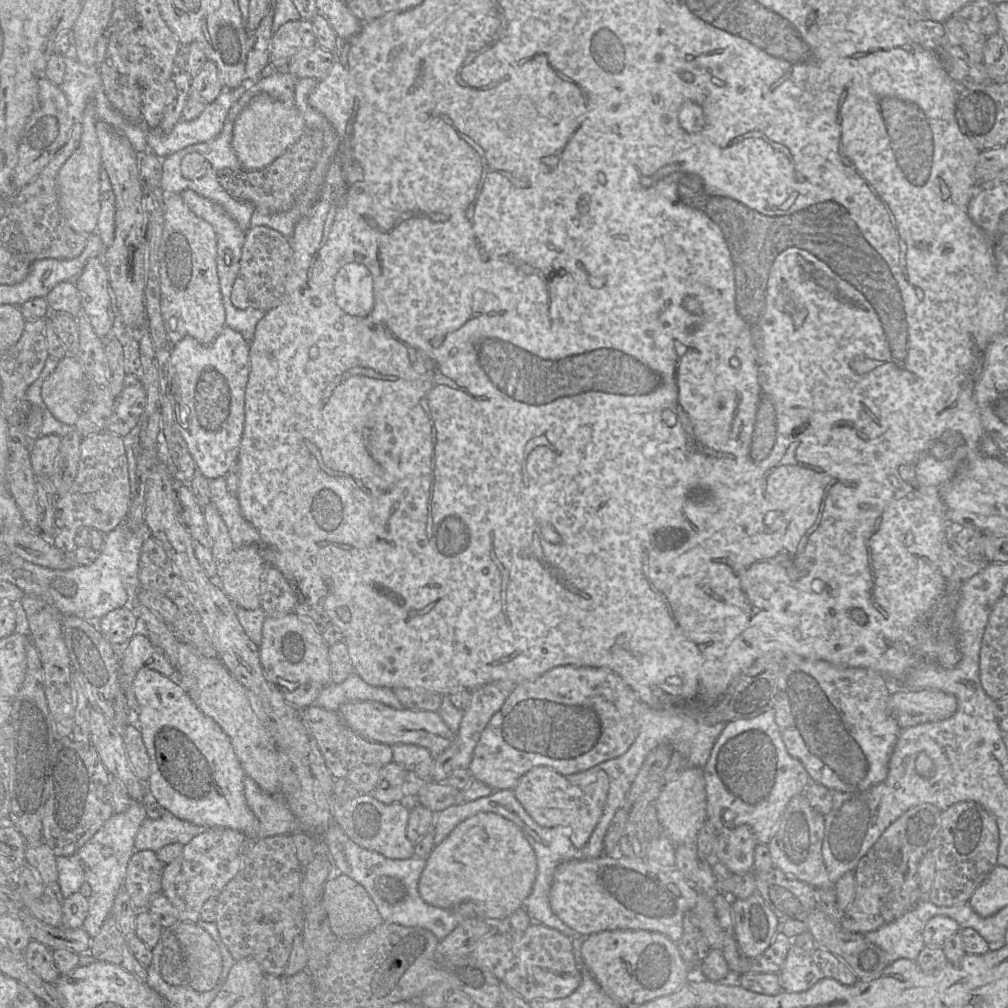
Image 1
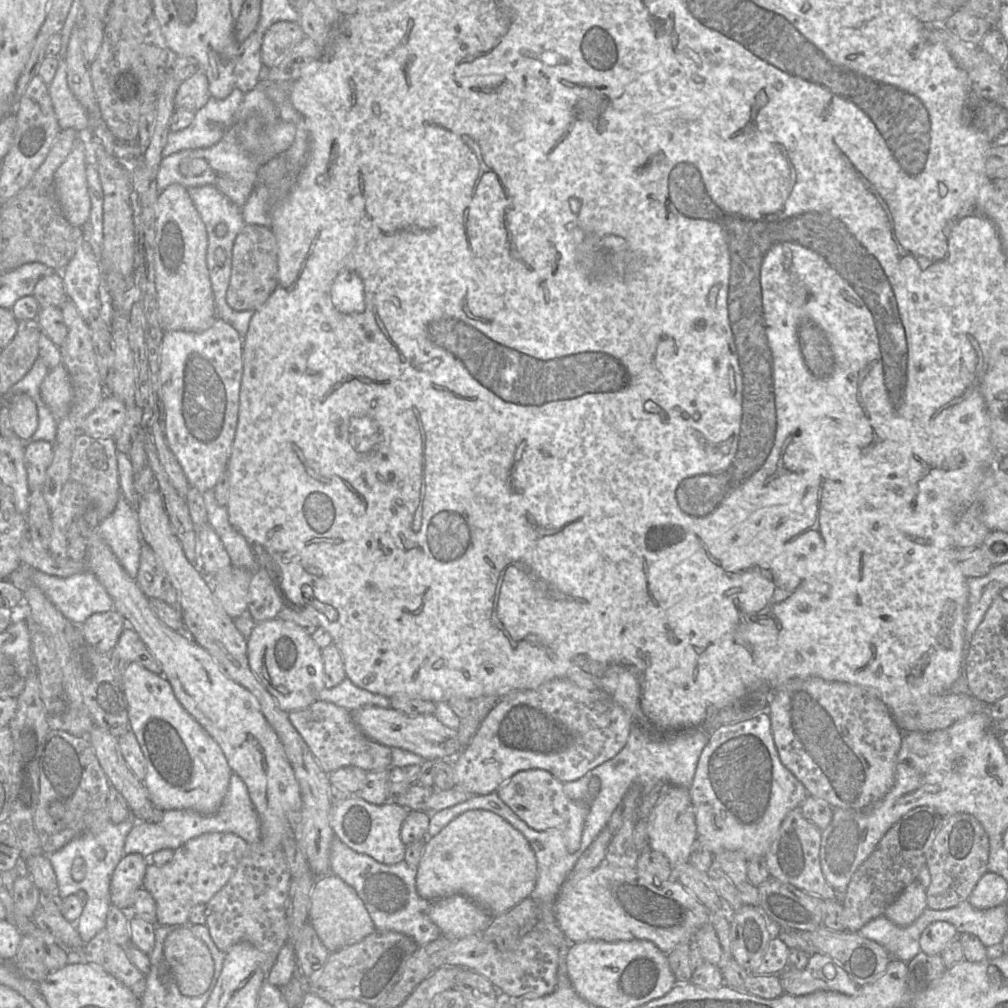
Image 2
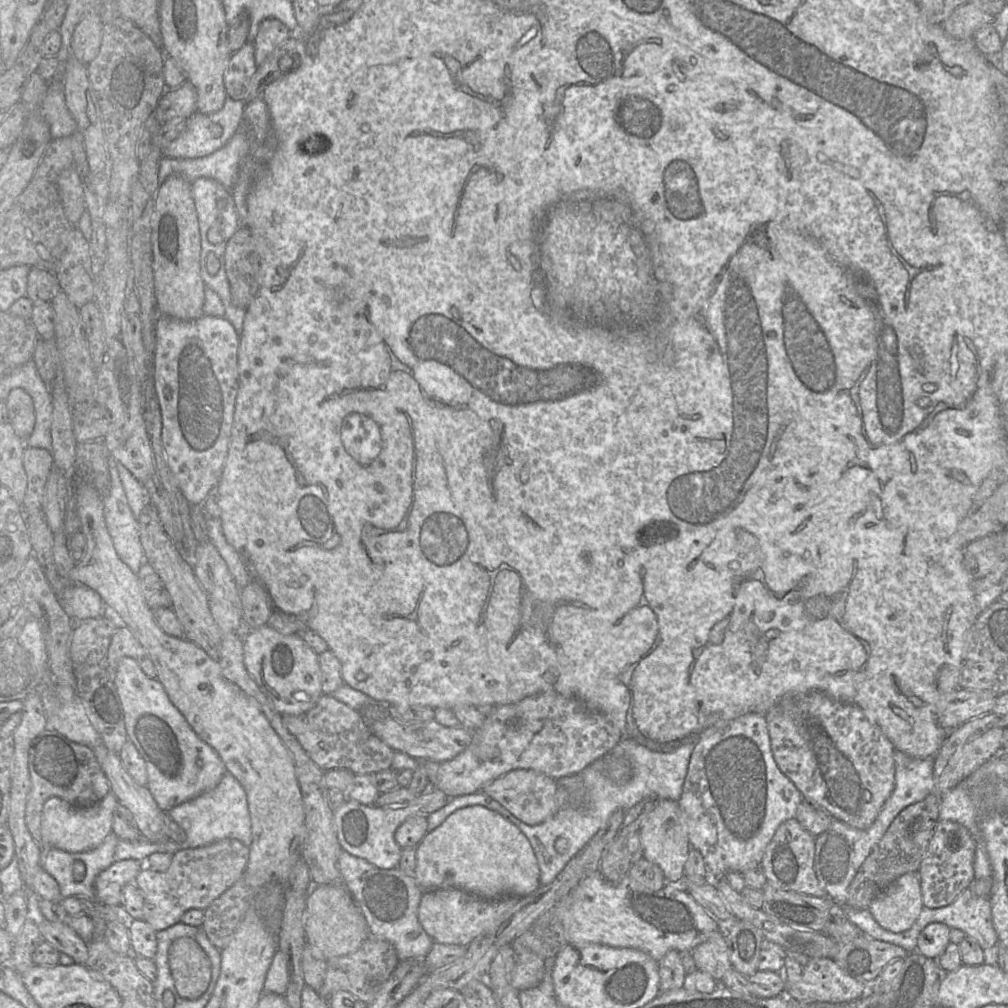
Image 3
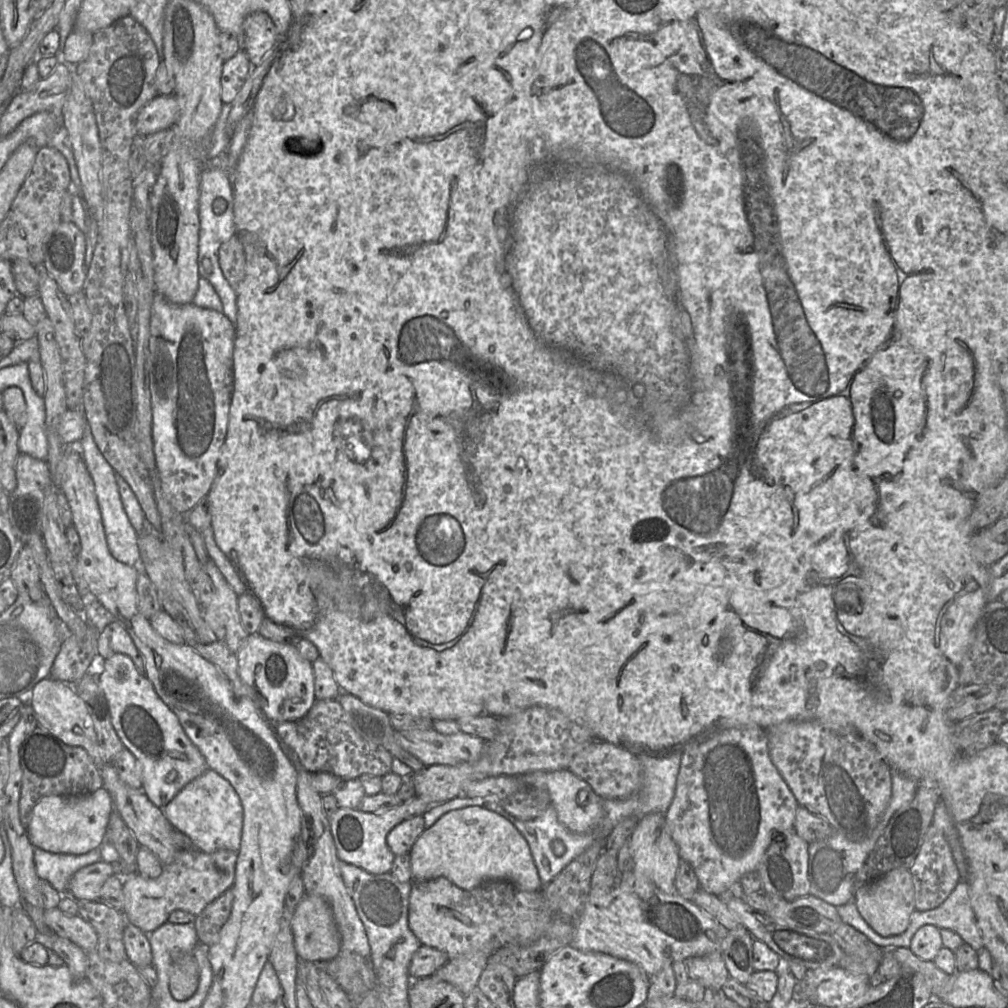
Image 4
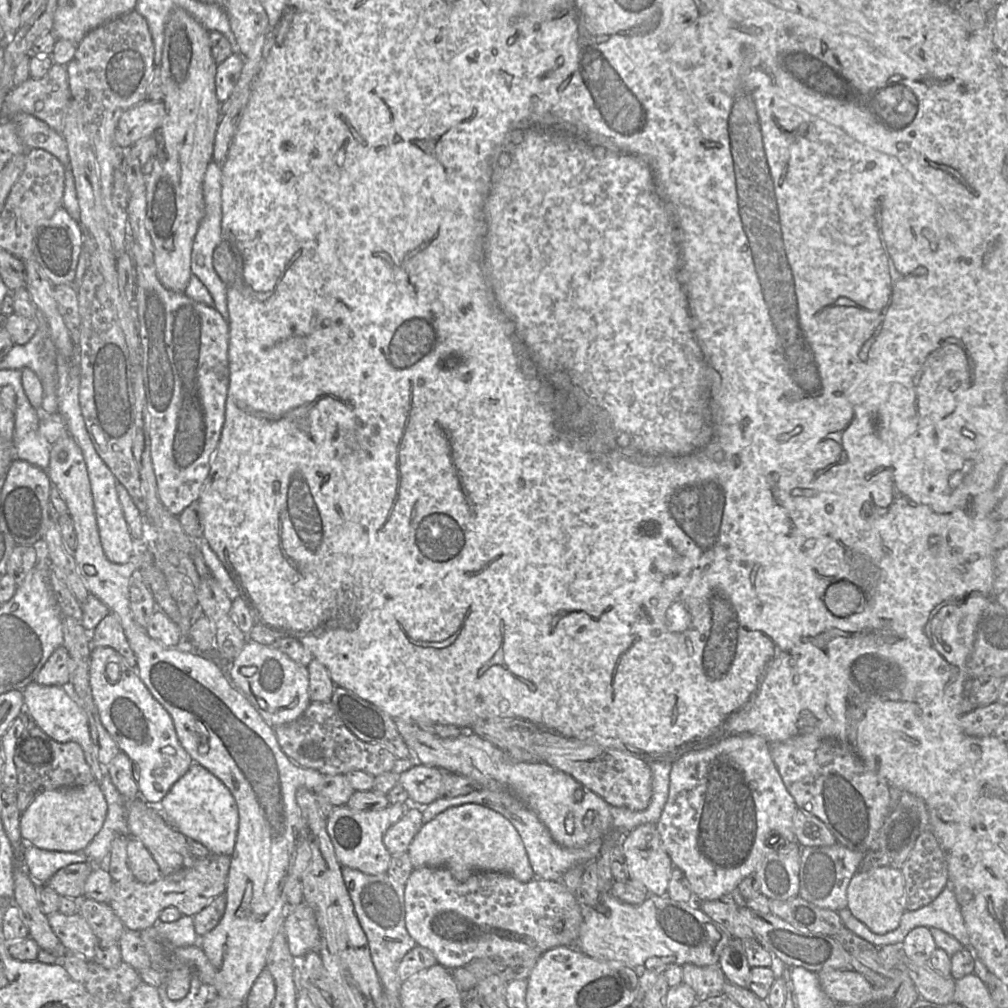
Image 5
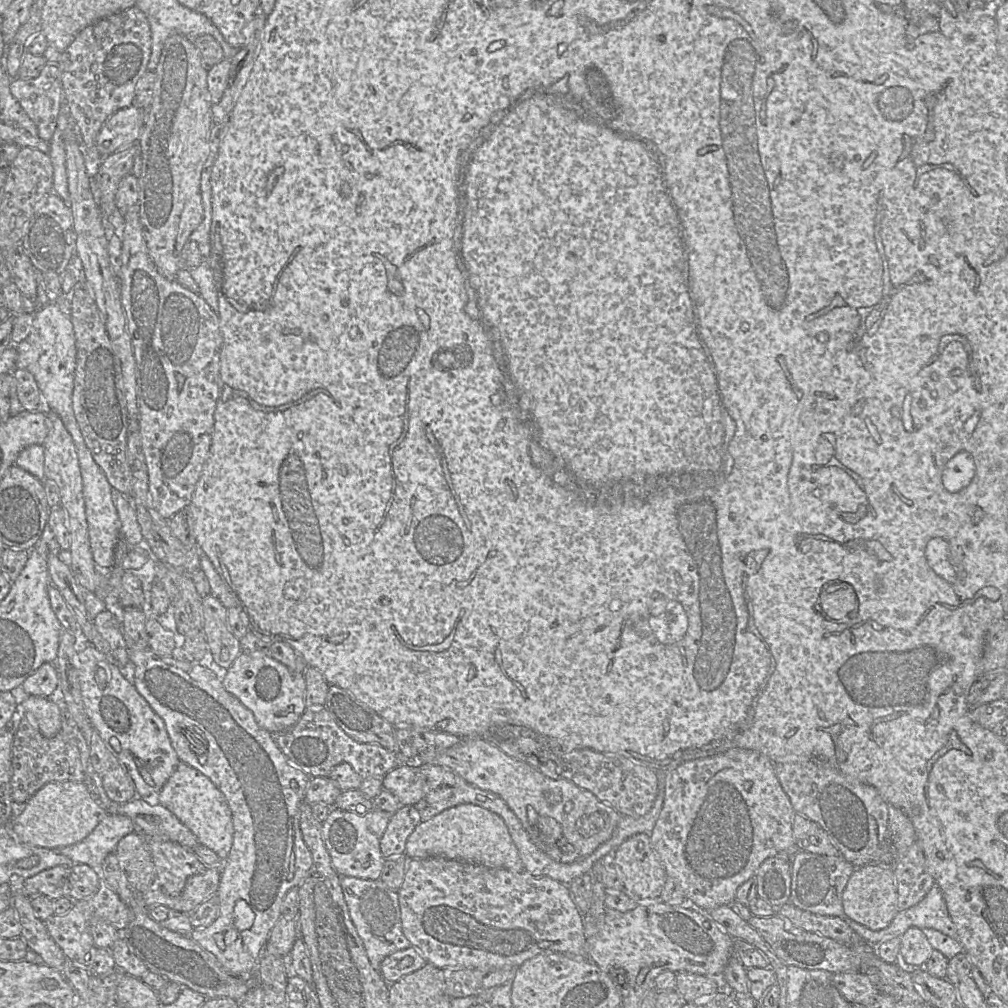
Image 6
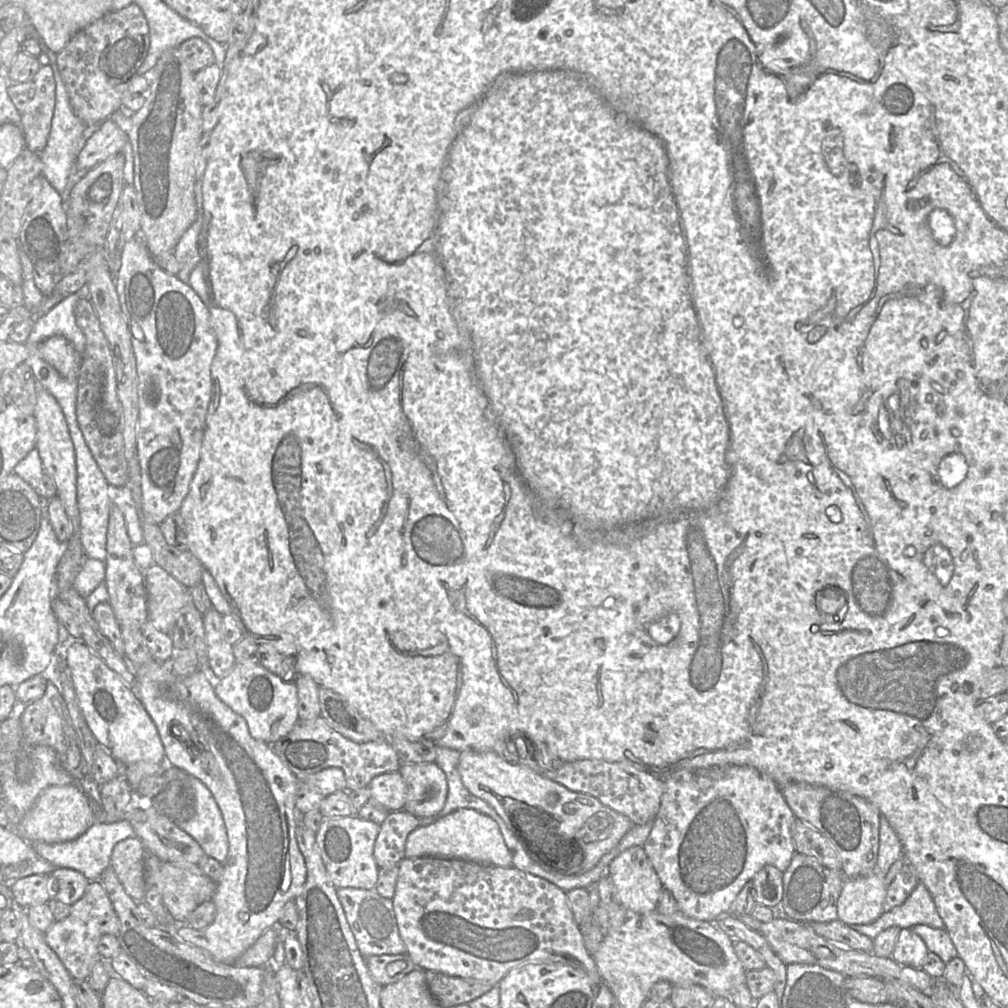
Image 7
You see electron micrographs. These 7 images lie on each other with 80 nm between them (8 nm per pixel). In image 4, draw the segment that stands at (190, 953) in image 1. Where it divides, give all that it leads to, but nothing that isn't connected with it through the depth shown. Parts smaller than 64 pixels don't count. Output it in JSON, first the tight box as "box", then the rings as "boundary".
{"box":[169,954,199,1001],"boundary":[[[193,954],[178,958],[172,965],[169,979],[169,990],[178,1001],[186,1001],[192,997],[199,985],[199,968]]]}

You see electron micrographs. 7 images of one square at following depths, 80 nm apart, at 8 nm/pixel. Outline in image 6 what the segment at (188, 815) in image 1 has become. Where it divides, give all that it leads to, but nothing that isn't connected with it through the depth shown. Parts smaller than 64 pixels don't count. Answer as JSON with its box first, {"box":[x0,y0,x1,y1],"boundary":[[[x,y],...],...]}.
{"box":[74,639,181,794],"boundary":[[[79,639],[74,666],[78,670],[85,710],[106,747],[116,756],[133,780],[136,794],[158,793],[181,763],[172,747],[163,719],[122,673],[122,667],[94,646]]]}

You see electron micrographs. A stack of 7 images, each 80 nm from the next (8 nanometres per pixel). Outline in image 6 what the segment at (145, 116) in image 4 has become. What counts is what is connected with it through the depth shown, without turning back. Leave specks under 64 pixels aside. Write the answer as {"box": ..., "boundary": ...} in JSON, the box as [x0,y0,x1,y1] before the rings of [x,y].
{"box":[96,106,143,156],"boundary":[[[130,106],[110,116],[97,136],[96,148],[99,154],[108,156],[121,147],[129,147],[130,144],[137,143],[143,115],[143,109]]]}

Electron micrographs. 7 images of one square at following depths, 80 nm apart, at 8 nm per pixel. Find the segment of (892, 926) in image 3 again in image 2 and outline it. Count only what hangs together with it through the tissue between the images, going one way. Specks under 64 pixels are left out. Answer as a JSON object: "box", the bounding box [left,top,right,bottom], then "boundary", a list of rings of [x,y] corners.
{"box":[883,880,927,927],"boundary":[[[915,880],[886,908],[883,916],[895,925],[905,927],[913,923],[927,907],[926,889]]]}

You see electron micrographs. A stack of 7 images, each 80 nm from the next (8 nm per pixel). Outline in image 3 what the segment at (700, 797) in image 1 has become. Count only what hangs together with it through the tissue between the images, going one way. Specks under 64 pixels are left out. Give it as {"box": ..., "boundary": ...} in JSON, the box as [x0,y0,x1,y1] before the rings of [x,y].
{"box":[639,800,690,883],"boundary":[[[659,800],[641,825],[639,837],[643,849],[642,857],[658,865],[667,882],[676,883],[683,878],[684,865],[690,852],[690,843],[678,801]]]}

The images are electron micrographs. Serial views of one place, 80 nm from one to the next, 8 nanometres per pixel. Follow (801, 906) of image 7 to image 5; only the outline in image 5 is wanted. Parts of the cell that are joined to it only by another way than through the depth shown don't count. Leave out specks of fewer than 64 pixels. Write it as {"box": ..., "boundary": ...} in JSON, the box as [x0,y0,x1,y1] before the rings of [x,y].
{"box":[799,843,865,912],"boundary":[[[835,843],[830,846],[802,847],[799,870],[799,894],[804,900],[838,912],[847,907],[847,888],[857,873],[865,853]]]}

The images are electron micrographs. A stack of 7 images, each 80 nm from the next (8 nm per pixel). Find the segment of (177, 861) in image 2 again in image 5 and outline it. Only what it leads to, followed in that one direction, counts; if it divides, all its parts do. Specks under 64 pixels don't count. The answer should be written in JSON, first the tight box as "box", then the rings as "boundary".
{"box":[108,854,231,931],"boundary":[[[213,854],[195,858],[190,864],[170,875],[161,876],[151,884],[144,884],[135,879],[130,882],[114,882],[113,898],[108,905],[122,920],[125,928],[133,931],[154,926],[159,921],[161,911],[167,907],[175,907],[182,915],[193,917],[214,898],[224,894],[230,864],[231,856]]]}

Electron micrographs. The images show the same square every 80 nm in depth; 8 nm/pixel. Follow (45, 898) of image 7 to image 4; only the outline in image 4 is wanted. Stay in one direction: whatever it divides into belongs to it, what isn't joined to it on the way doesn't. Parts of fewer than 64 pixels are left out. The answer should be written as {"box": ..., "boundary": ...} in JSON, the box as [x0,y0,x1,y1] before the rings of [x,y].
{"box":[67,861,116,901],"boundary":[[[99,861],[74,873],[67,894],[76,900],[99,901],[100,890],[105,881],[116,874],[112,863]]]}

